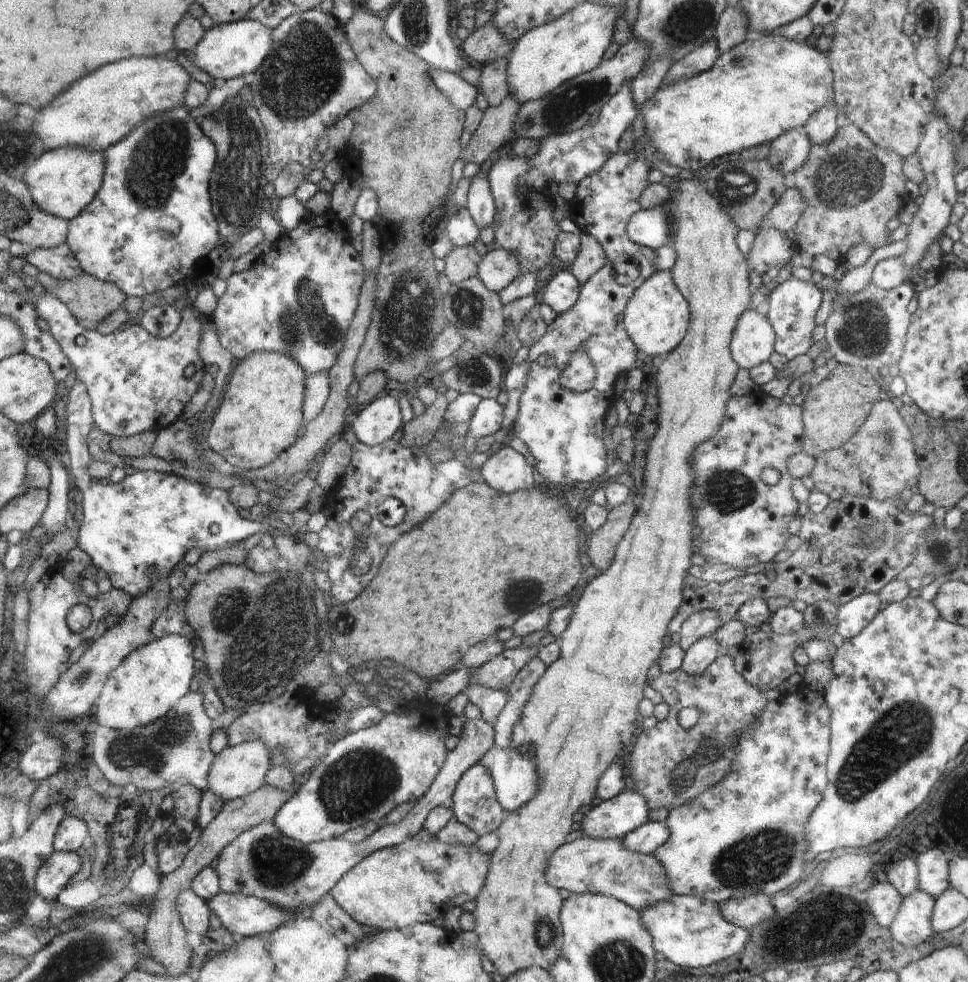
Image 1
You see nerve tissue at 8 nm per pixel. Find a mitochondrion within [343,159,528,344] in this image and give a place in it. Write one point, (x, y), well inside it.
(469, 308)

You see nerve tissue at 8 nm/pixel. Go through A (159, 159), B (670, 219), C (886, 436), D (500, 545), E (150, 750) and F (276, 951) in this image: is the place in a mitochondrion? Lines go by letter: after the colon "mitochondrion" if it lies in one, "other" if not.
A: mitochondrion
B: other
C: mitochondrion
D: other
E: mitochondrion
F: other

